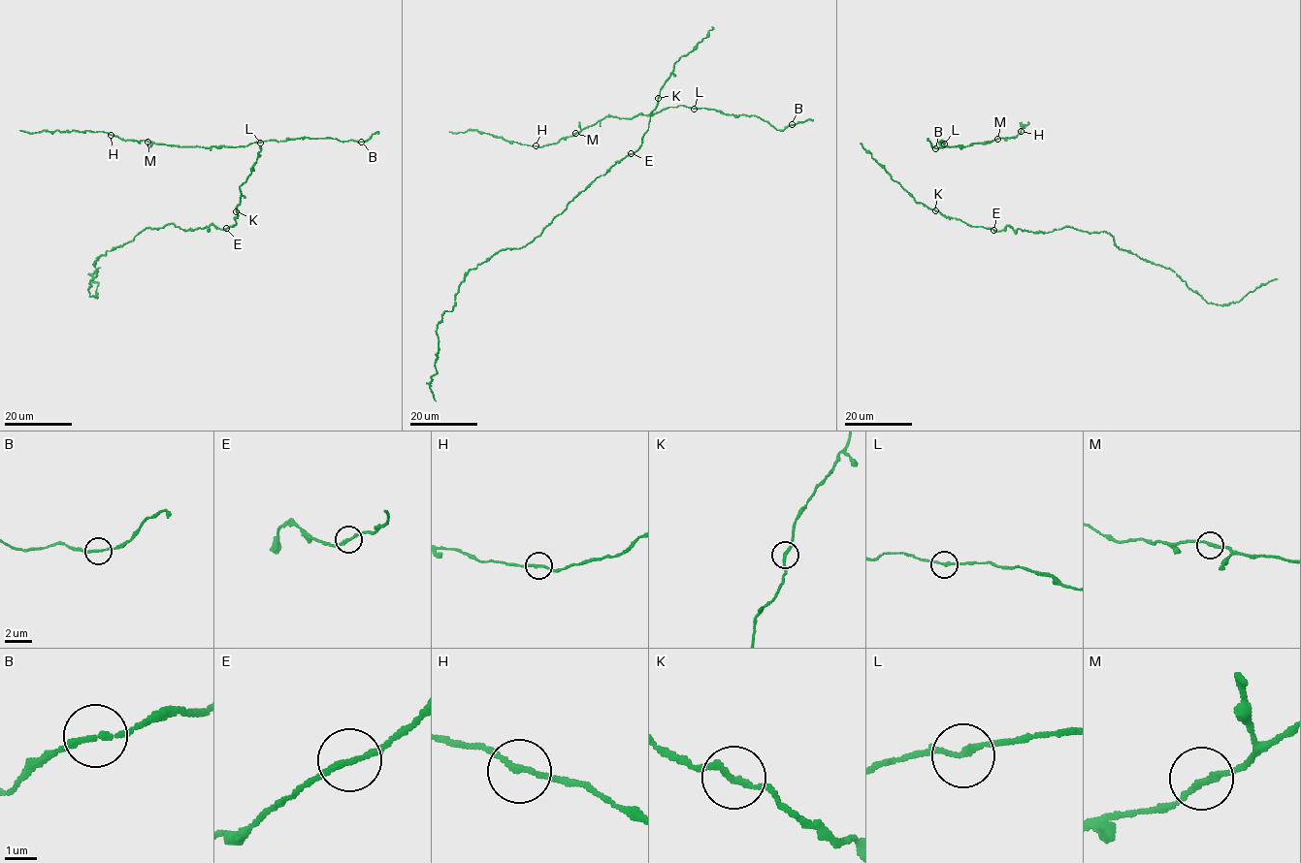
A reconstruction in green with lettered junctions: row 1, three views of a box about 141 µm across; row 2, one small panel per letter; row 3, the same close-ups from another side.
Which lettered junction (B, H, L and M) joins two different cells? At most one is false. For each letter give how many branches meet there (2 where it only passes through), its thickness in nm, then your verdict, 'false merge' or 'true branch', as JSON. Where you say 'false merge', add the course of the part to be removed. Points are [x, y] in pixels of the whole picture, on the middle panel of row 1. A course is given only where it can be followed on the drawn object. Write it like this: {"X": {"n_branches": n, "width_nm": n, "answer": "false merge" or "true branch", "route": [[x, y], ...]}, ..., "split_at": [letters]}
{"B": {"n_branches": 2, "width_nm": 160, "answer": "true branch"}, "H": {"n_branches": 2, "width_nm": 190, "answer": "true branch"}, "L": {"n_branches": 2, "width_nm": 180, "answer": "true branch"}, "M": {"n_branches": 2, "width_nm": 190, "answer": "true branch"}, "split_at": []}

